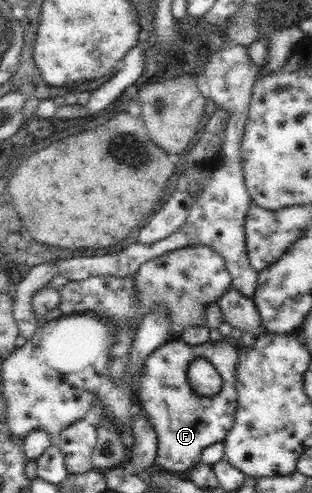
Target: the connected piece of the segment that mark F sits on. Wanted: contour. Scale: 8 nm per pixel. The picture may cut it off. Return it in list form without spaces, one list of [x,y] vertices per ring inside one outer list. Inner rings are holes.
[[[176,338],[159,346],[147,357],[140,376],[138,401],[157,435],[156,464],[161,469],[181,472],[195,467],[206,446],[221,442],[228,435],[238,405],[237,363],[238,348],[225,338],[199,345]],[[196,358],[206,358],[222,376],[221,390],[214,398],[197,394],[188,383],[187,369]]]

